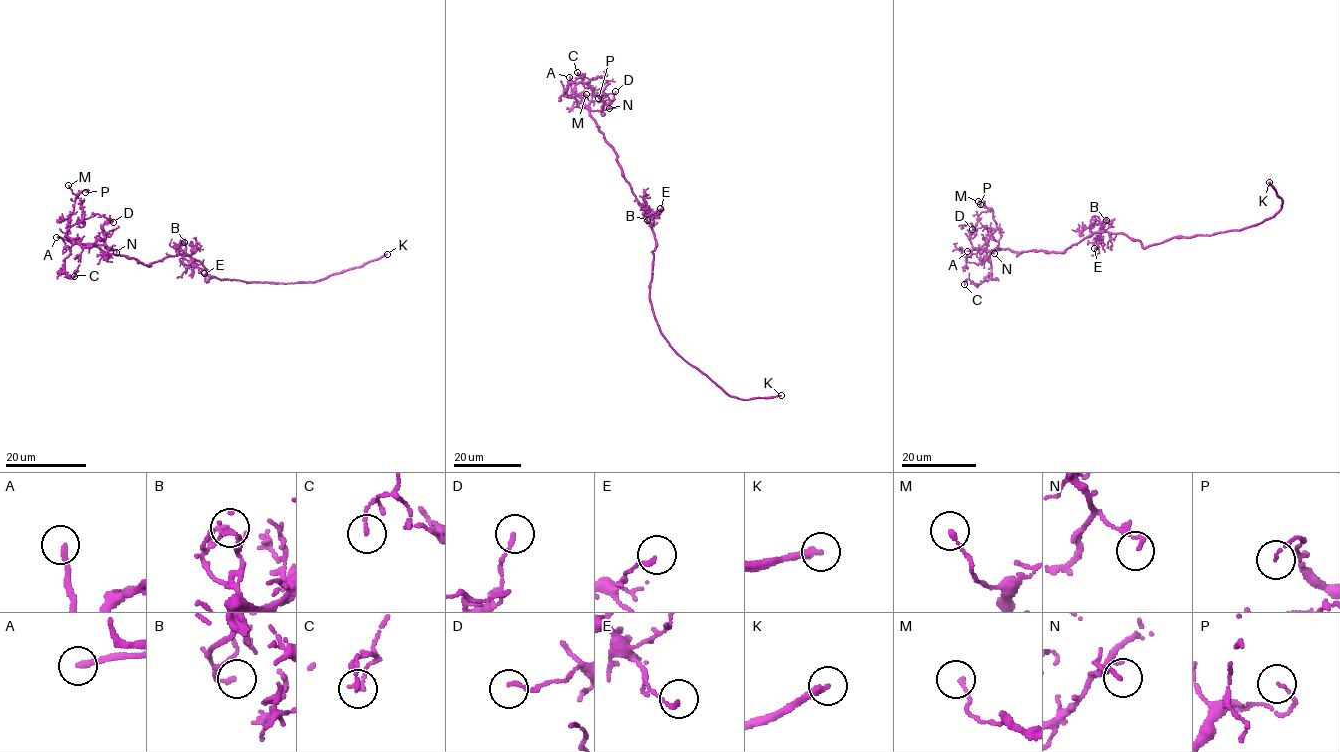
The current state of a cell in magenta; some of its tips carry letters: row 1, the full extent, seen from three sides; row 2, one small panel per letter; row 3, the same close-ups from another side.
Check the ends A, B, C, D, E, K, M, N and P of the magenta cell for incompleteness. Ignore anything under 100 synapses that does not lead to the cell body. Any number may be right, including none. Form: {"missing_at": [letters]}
{"missing_at": ["A", "K"]}

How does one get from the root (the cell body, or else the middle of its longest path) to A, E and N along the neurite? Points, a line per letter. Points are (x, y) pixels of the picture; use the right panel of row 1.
A: (1131, 239), (1122, 233), (1101, 232), (1086, 236), (1062, 252), (1017, 253), (1007, 248), (967, 251)
E: (1131, 239), (1122, 233), (1101, 232), (1094, 248)
N: (1131, 239), (1122, 233), (1101, 232), (1086, 236), (1062, 252), (1017, 253), (997, 248), (991, 252), (994, 253)

